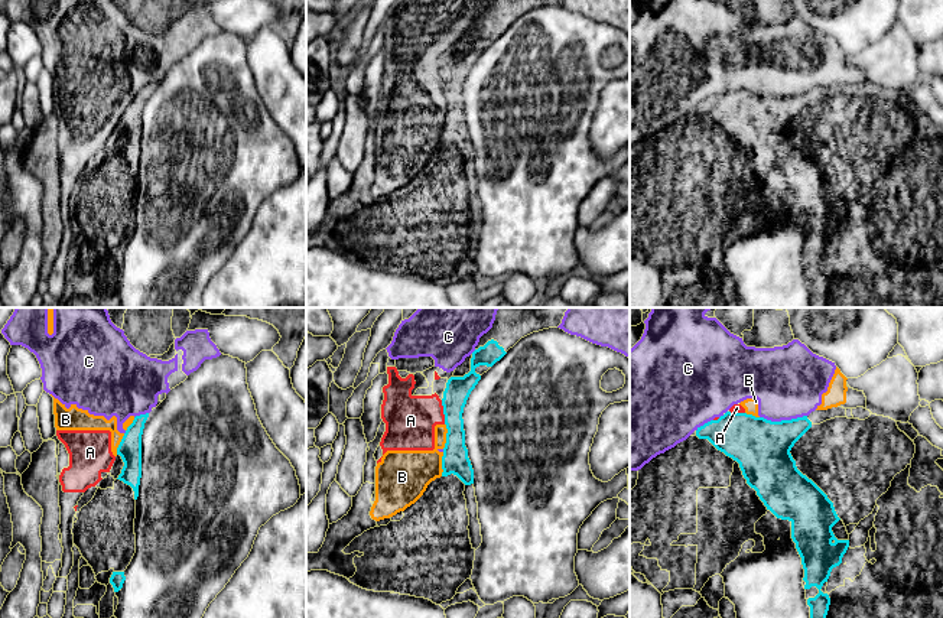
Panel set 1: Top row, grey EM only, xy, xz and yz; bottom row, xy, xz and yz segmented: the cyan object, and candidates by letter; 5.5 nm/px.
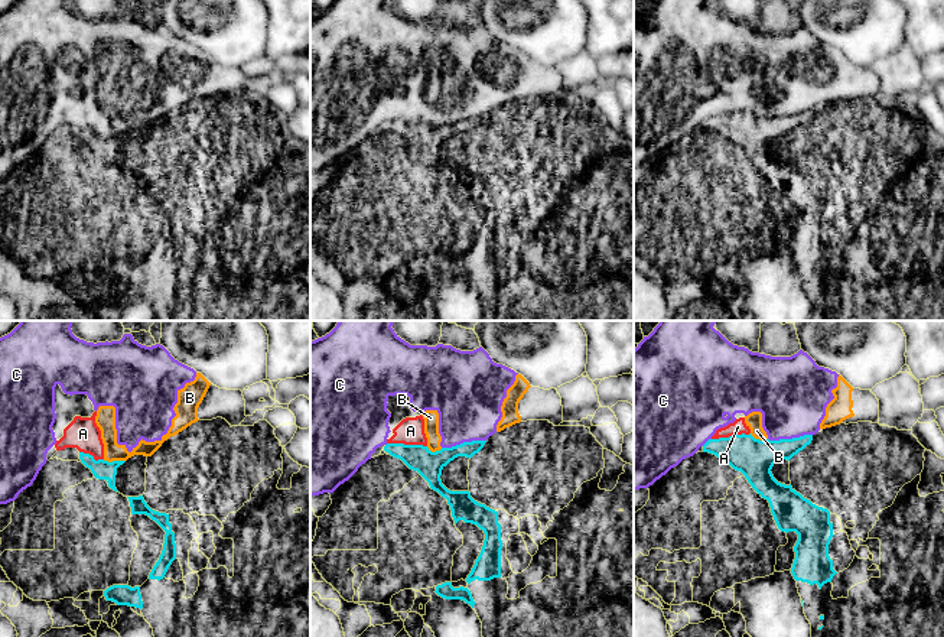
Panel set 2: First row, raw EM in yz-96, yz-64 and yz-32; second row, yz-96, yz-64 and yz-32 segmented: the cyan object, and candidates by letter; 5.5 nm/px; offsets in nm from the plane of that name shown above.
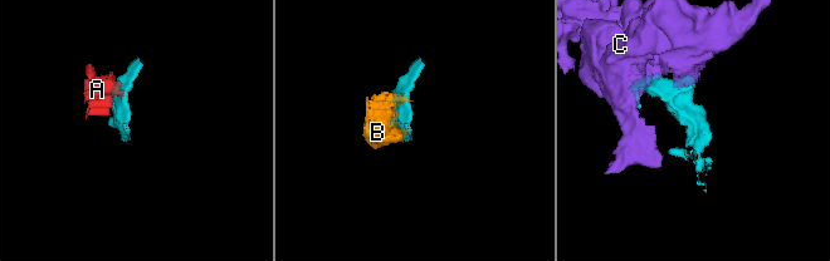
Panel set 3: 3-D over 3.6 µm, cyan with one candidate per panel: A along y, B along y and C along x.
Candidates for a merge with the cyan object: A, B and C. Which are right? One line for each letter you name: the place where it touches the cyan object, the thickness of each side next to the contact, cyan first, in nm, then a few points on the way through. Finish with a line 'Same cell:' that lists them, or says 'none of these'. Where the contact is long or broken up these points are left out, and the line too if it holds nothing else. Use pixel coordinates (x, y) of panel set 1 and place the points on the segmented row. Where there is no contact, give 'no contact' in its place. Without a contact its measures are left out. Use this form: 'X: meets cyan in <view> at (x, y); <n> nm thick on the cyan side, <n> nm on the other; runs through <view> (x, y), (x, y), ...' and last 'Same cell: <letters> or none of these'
Same cell: none of these

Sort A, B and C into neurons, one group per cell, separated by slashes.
A B C

